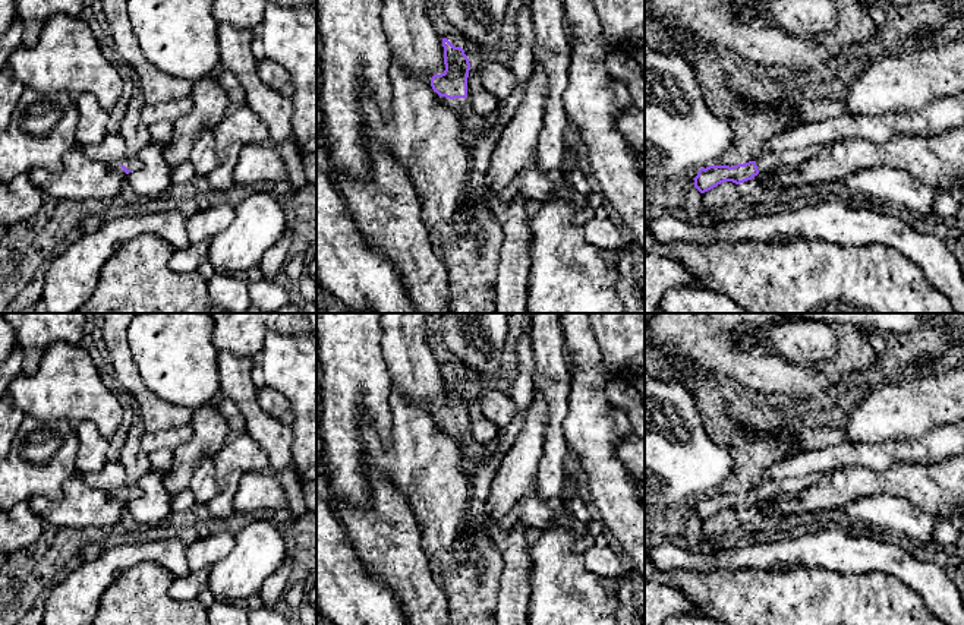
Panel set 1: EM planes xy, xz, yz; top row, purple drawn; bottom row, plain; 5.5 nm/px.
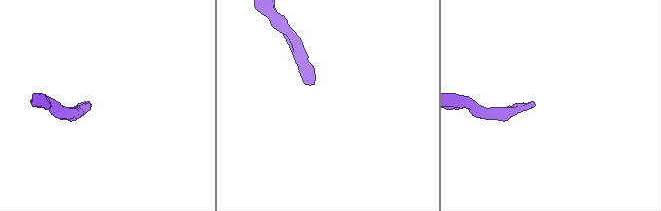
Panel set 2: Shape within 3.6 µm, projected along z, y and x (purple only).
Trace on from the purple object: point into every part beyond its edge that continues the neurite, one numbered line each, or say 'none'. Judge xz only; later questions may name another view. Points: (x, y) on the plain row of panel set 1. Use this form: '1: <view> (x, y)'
1: xz (479, 454)

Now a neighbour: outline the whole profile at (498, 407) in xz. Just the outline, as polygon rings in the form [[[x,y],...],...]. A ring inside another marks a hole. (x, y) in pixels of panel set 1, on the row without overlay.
[[[473,386],[470,394],[481,404],[485,417],[498,426],[505,427],[516,416],[517,407],[508,392],[486,386]]]

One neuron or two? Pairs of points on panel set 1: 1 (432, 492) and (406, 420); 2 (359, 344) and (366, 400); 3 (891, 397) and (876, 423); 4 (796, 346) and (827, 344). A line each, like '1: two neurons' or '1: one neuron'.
1: one neuron
2: one neuron
3: one neuron
4: one neuron

